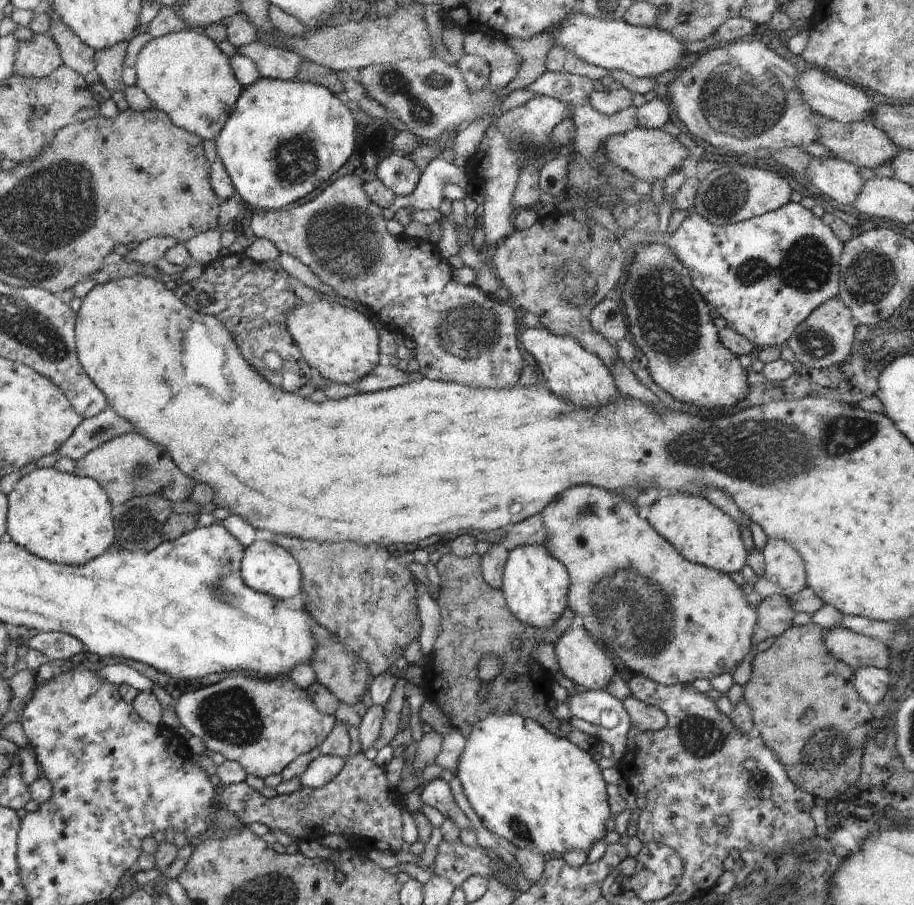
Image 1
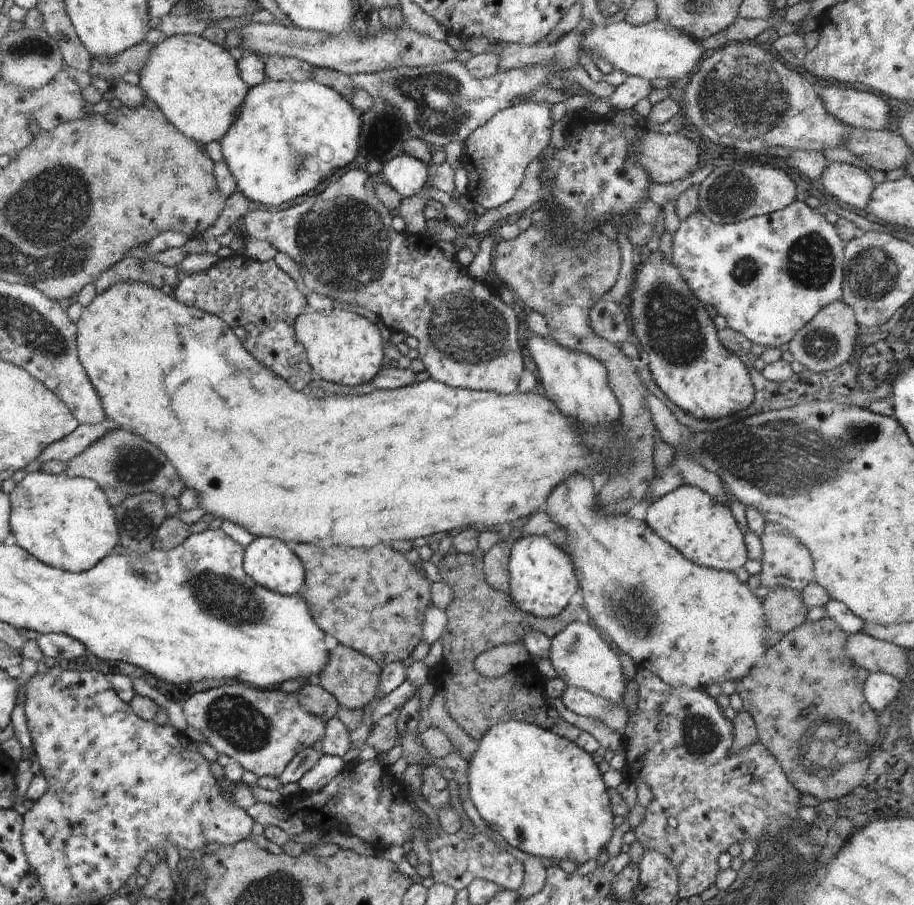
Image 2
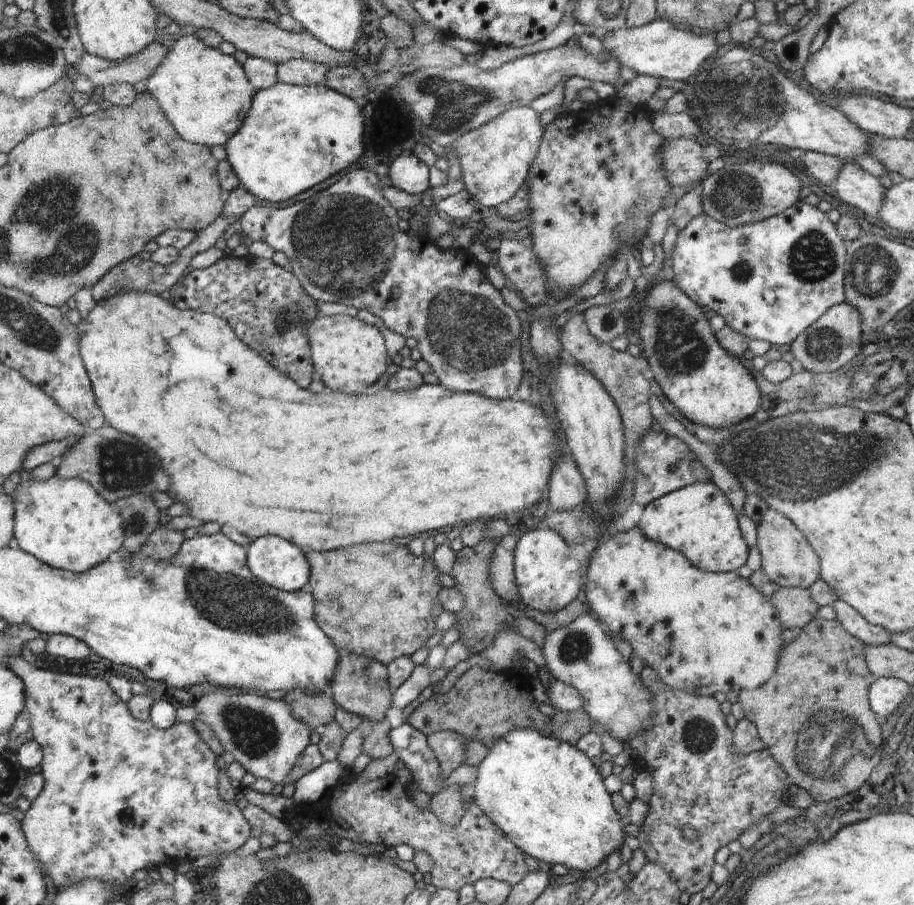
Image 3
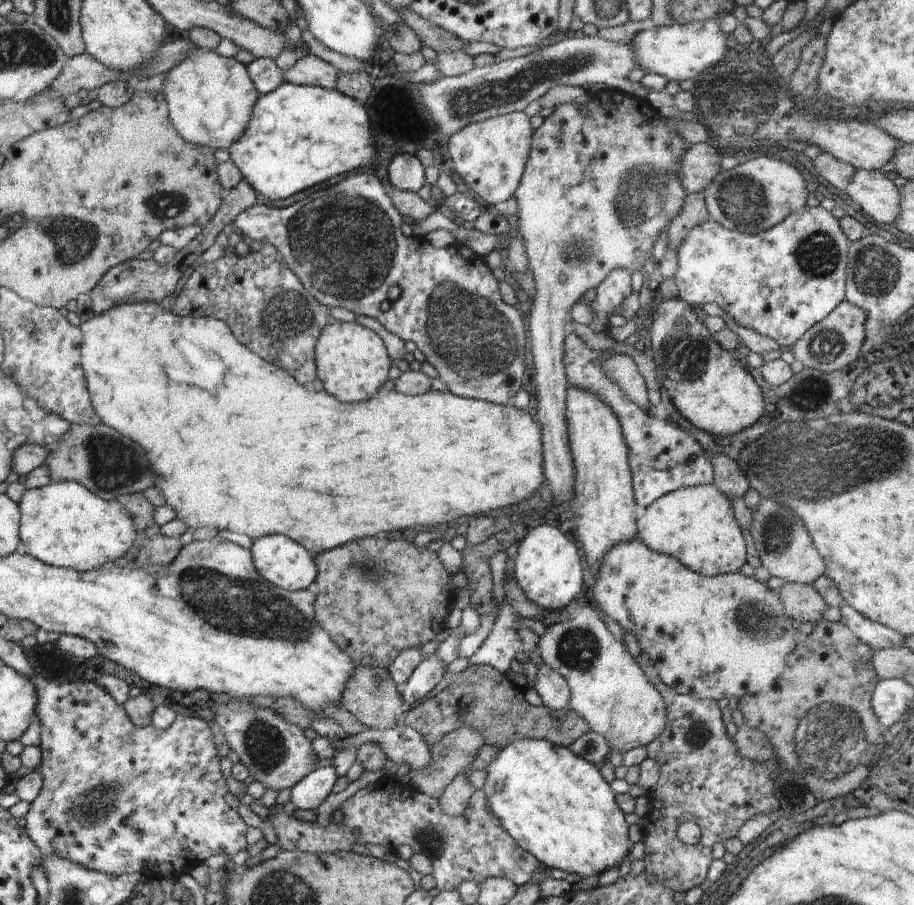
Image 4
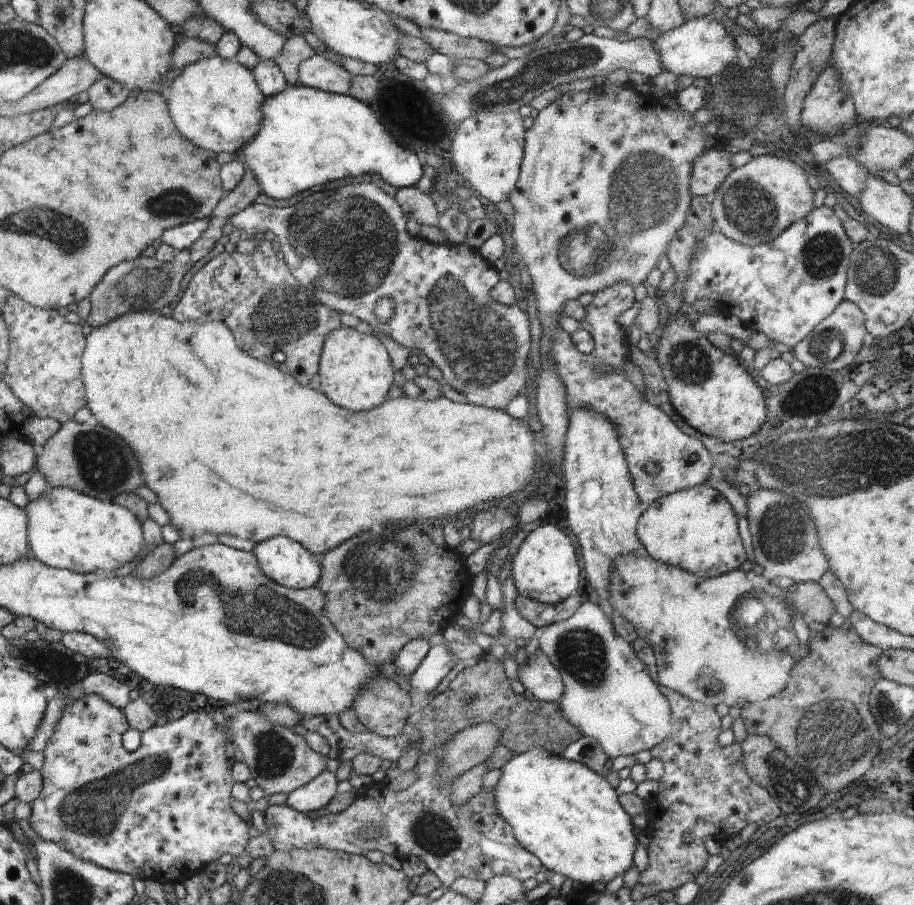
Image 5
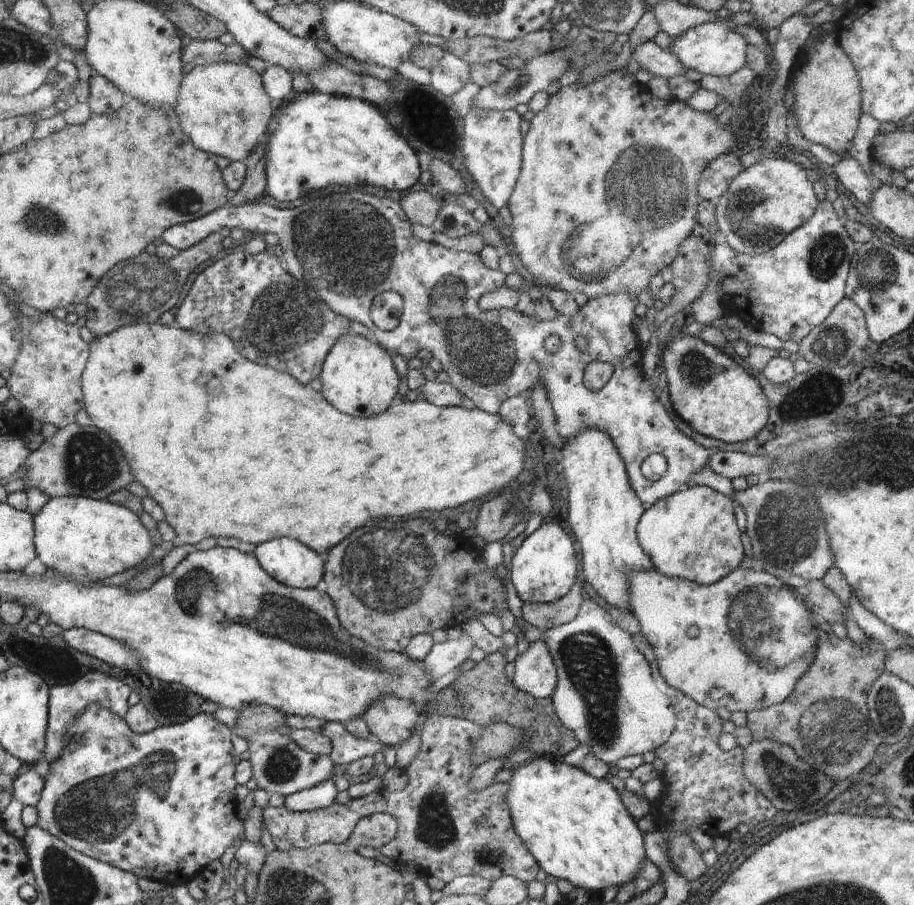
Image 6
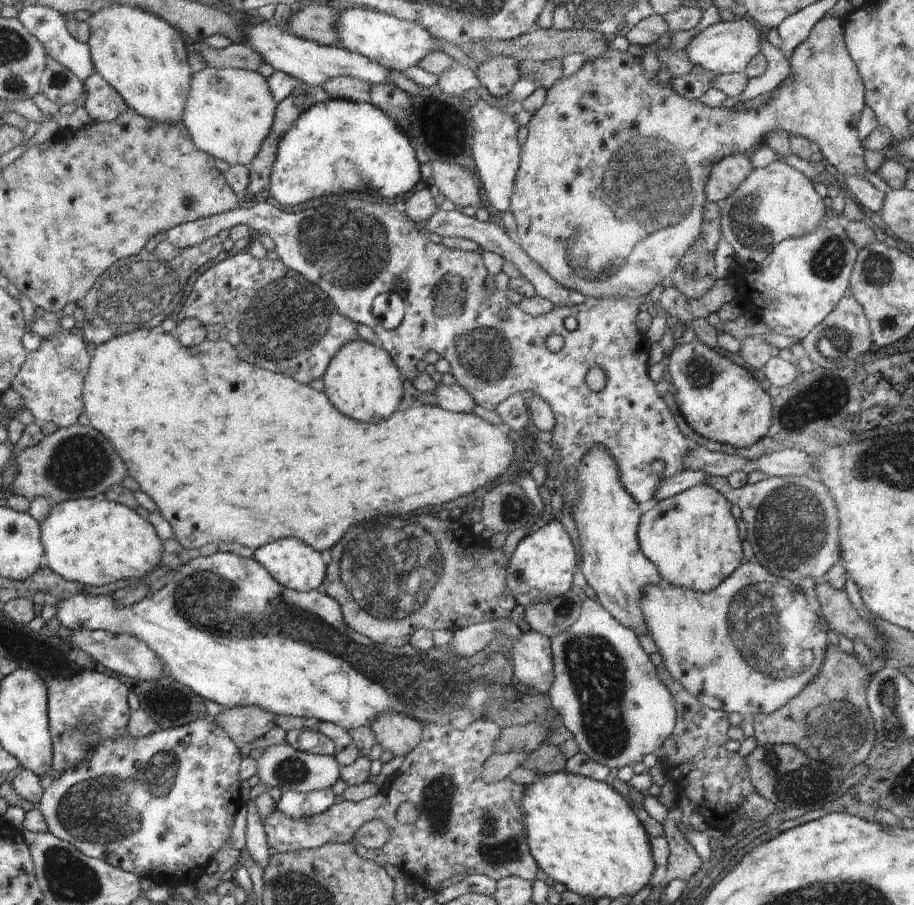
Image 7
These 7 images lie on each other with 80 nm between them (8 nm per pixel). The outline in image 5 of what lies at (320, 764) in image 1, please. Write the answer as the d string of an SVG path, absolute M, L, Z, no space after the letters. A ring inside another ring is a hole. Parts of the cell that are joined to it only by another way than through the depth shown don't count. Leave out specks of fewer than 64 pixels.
M326 770L306 786L291 792L285 804L301 813L316 812L324 808L340 789L337 776Z

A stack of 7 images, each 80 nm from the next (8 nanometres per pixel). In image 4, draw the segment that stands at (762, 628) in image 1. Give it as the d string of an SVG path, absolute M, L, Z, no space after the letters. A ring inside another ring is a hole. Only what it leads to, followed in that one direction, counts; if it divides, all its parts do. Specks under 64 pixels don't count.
M786 583L778 588L785 613L796 625L802 622L820 622L829 606L813 584Z

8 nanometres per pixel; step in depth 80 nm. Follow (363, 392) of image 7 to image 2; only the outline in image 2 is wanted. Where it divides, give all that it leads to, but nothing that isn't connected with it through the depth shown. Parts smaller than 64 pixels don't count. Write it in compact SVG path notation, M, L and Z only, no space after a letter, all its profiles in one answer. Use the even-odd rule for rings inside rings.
M332 308L324 312L309 309L294 320L296 340L306 349L308 362L324 380L342 384L342 386L358 386L366 384L384 368L385 333L381 326L358 314Z

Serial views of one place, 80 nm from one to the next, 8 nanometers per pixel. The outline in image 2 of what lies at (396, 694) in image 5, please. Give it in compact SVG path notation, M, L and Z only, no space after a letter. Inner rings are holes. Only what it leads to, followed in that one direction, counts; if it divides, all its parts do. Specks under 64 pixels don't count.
M342 645L329 650L329 661L321 670L316 684L324 687L343 707L362 709L367 704L373 706L378 697L383 697L380 690L381 668L369 656Z

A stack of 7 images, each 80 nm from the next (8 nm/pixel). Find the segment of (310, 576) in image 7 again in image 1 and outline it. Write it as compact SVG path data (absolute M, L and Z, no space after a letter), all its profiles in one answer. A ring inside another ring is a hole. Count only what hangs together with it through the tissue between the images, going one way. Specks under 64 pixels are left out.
M260 536L244 550L240 566L240 578L254 592L272 596L276 600L288 600L294 596L299 596L301 593L302 576L296 560L282 546L270 542L265 536Z

